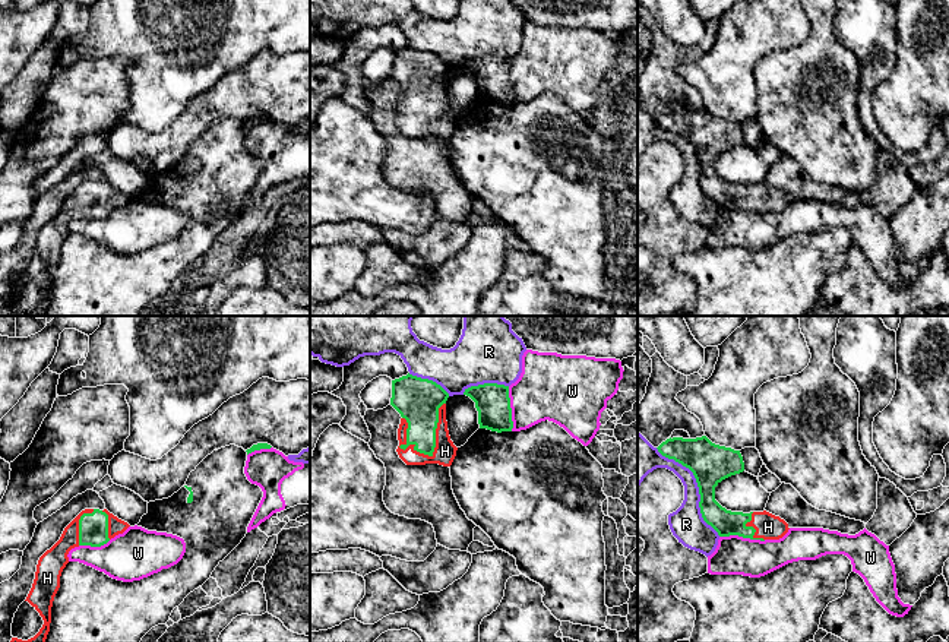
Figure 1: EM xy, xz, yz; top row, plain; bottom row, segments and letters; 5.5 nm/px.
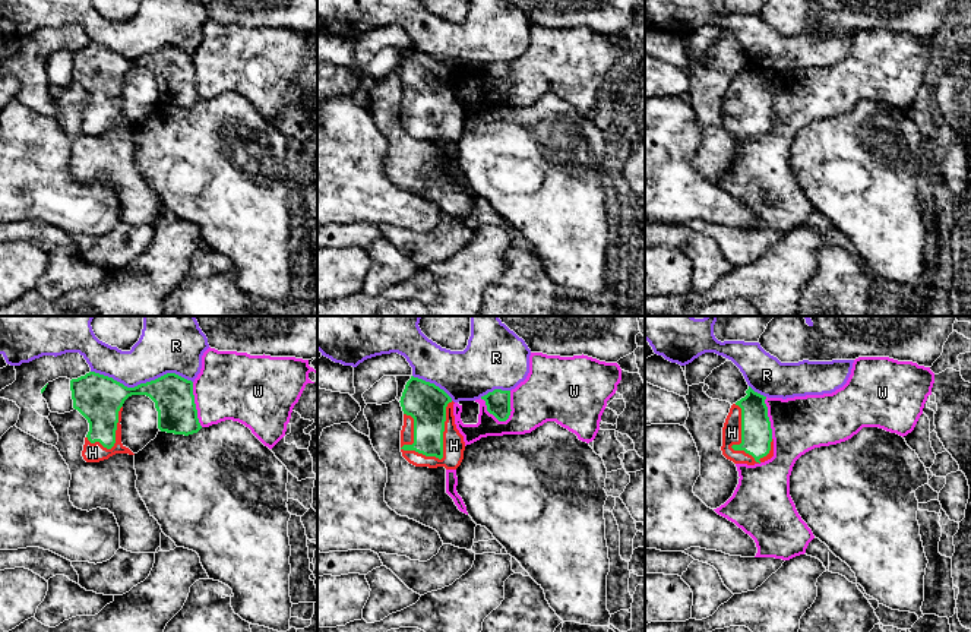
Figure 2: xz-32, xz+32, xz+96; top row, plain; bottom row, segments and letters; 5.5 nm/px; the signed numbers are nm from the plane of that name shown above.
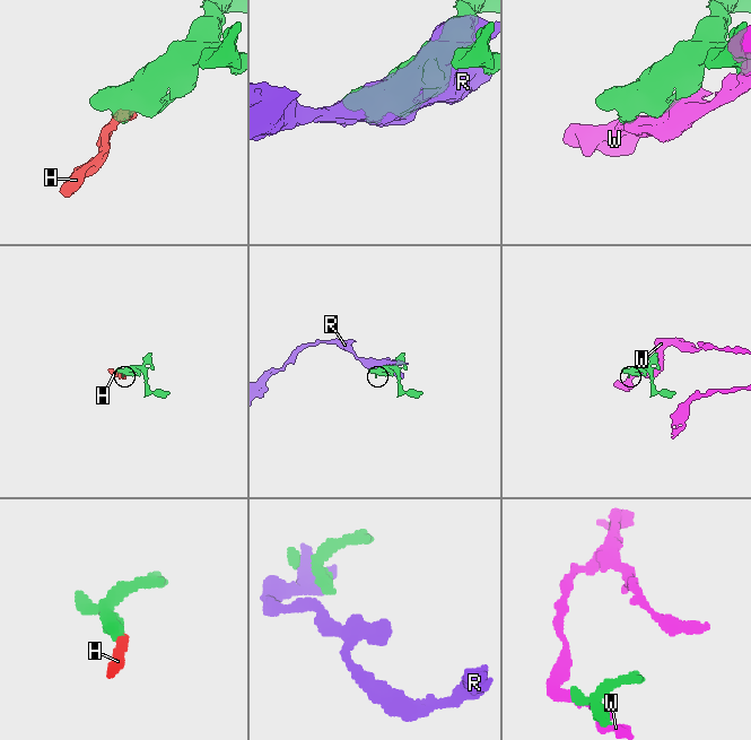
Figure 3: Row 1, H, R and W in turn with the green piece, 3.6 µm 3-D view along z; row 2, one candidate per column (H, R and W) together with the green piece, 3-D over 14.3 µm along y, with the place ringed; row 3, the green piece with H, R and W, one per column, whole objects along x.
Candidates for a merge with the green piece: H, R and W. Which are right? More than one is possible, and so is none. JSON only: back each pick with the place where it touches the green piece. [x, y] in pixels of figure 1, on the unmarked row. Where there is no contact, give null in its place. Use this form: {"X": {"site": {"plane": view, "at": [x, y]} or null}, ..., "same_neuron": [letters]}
{"H": {"site": {"plane": "xz", "at": [435, 117]}}, "same_neuron": ["H"]}

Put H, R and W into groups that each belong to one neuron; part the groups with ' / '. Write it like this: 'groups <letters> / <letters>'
groups H / R / W

